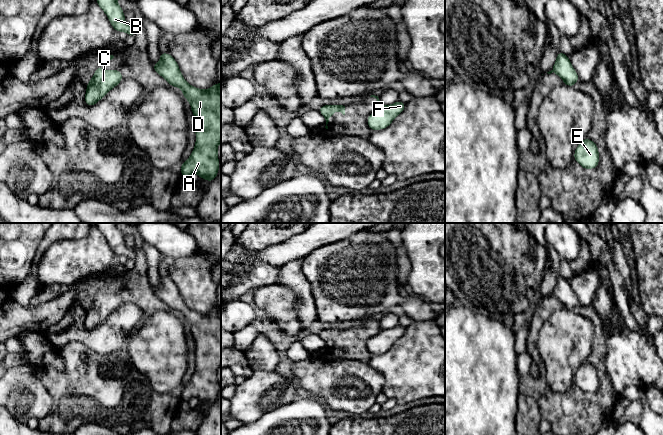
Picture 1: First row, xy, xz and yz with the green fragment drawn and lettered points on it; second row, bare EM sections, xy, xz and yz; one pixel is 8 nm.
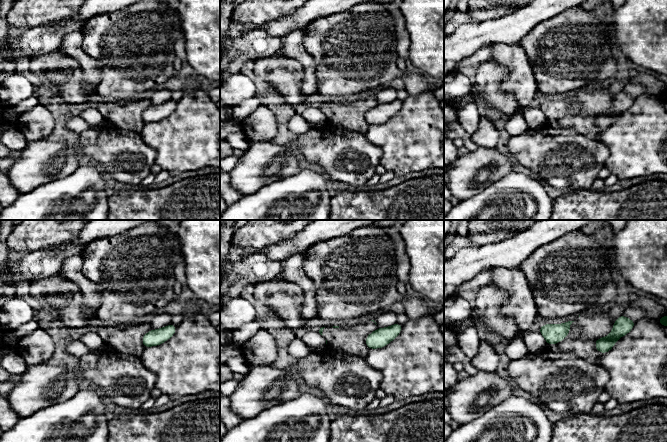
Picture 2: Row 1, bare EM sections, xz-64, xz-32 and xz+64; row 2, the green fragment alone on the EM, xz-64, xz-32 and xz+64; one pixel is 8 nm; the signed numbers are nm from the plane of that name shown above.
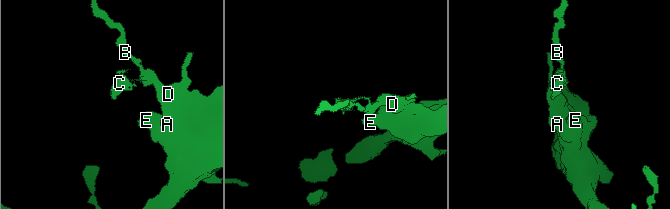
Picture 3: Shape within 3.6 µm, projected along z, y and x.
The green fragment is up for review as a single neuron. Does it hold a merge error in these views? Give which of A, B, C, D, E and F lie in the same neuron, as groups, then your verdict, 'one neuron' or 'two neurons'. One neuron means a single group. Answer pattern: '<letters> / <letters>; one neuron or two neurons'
A B D E F / C; two neurons

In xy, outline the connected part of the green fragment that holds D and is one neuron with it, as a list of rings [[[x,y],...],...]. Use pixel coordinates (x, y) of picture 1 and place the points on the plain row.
[[[160,276],[160,285],[152,287],[154,295],[161,299],[172,311],[183,315],[190,326],[195,343],[196,368],[190,381],[181,388],[181,400],[188,402],[196,397],[208,407],[218,399],[219,383],[217,372],[221,366],[221,307],[206,314],[188,308],[176,286],[169,278]]]

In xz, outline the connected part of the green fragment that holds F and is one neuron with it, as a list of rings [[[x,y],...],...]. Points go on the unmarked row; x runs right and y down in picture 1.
[[[400,324],[391,329],[381,330],[377,335],[368,340],[368,351],[372,355],[382,354],[388,351],[392,345],[404,335],[405,331],[406,328]]]

